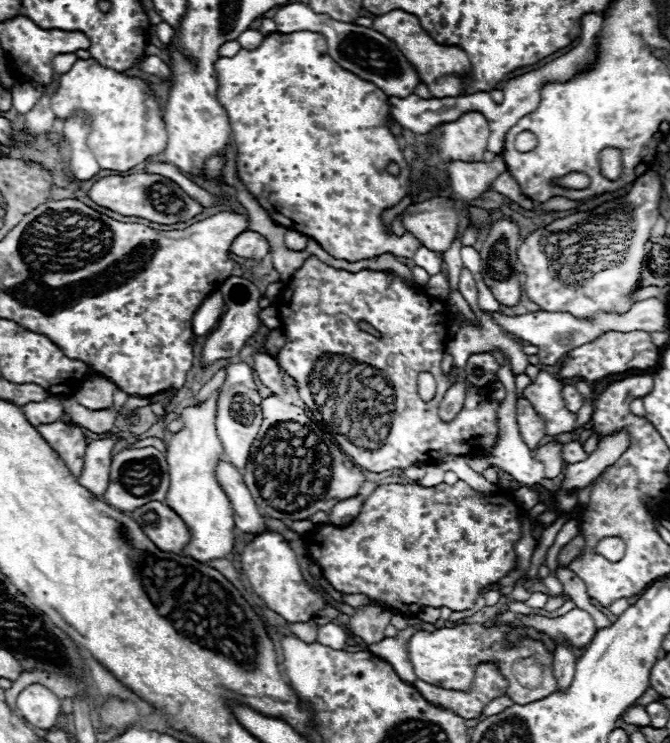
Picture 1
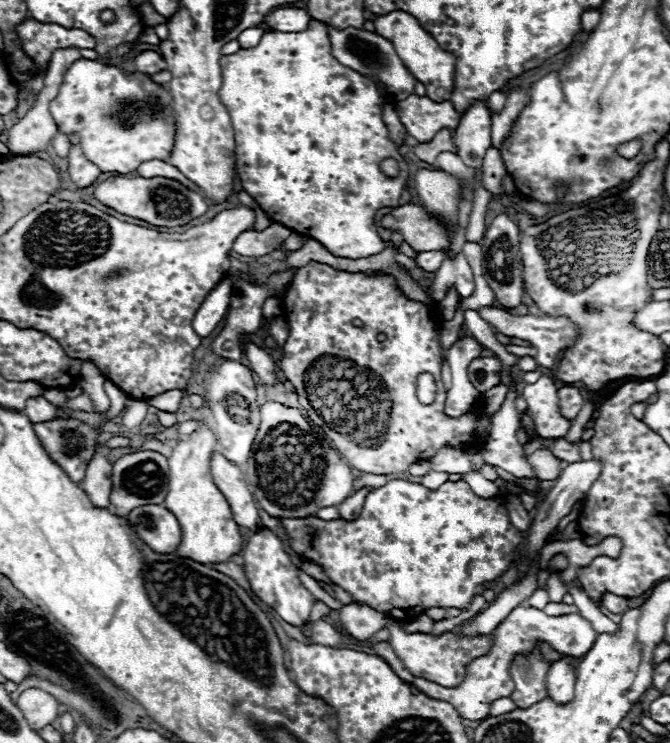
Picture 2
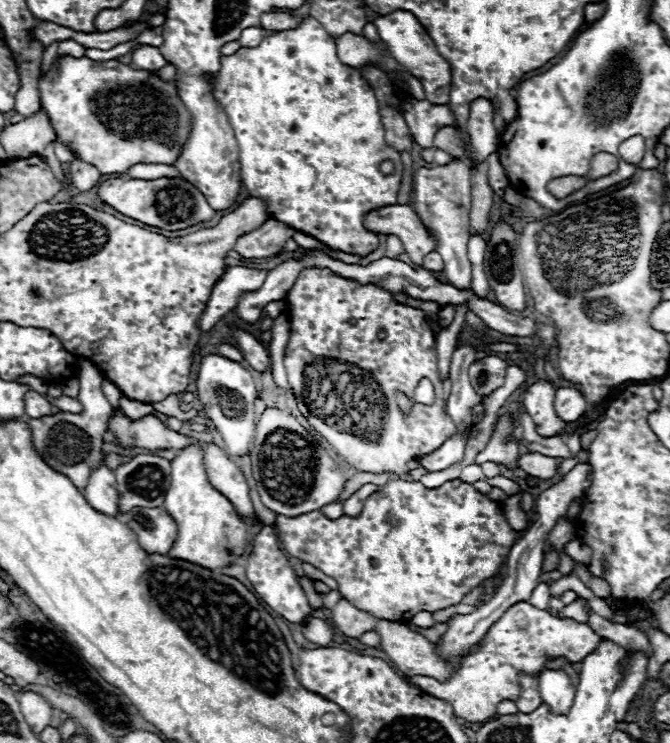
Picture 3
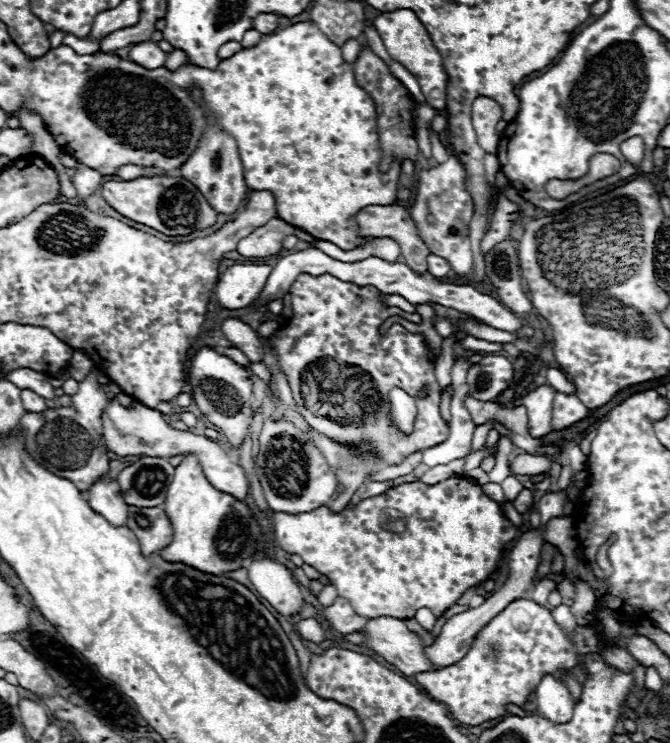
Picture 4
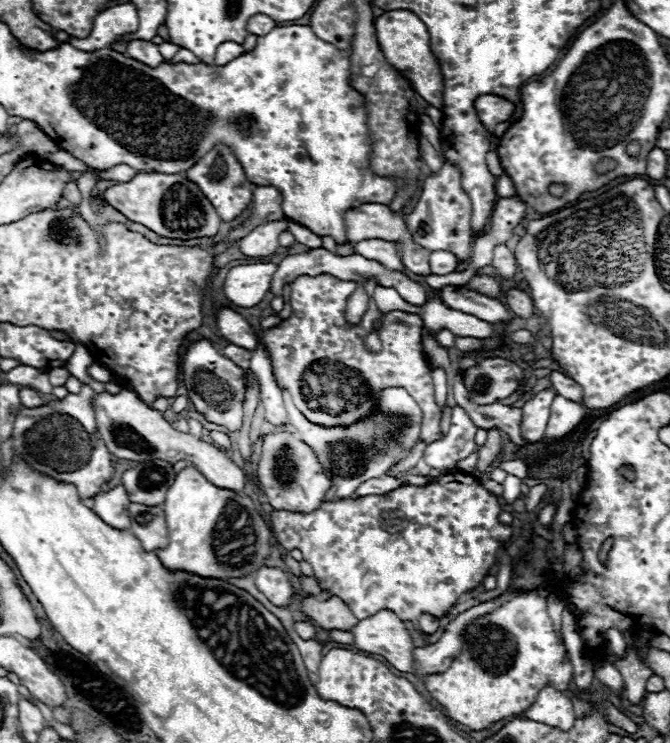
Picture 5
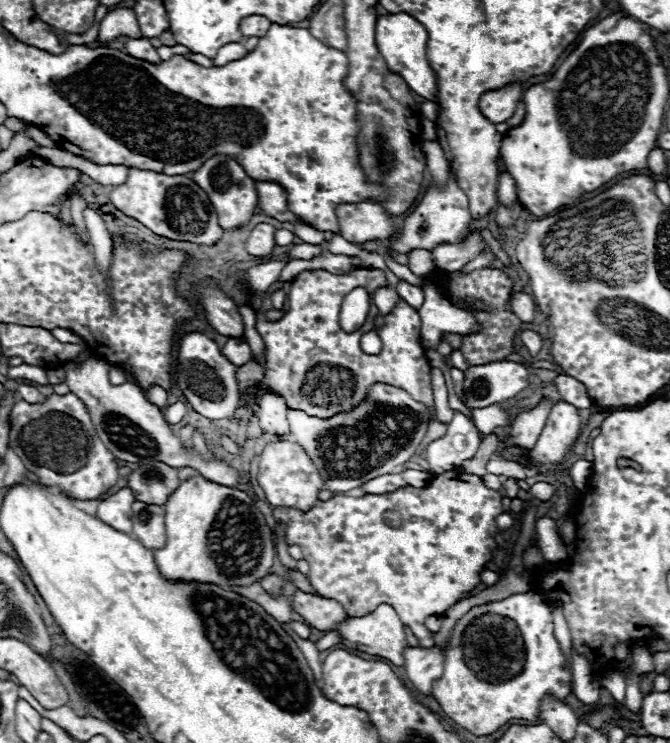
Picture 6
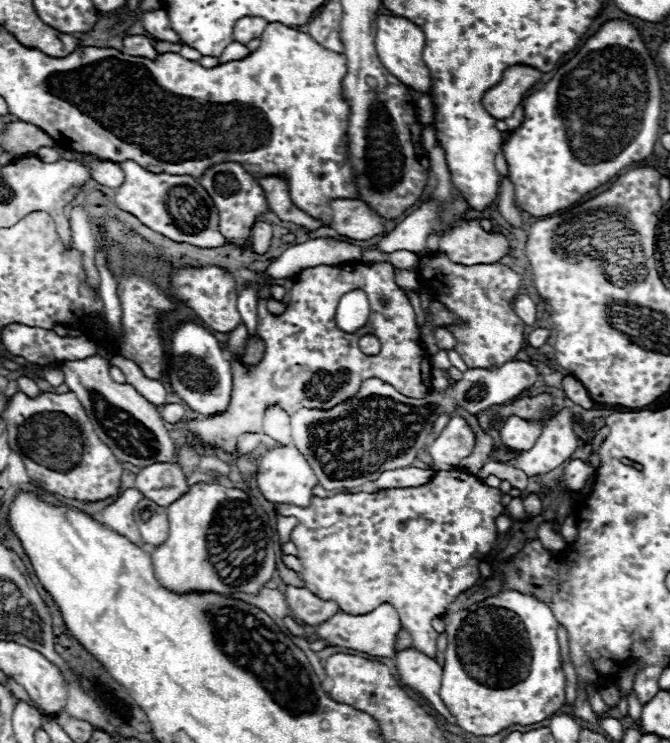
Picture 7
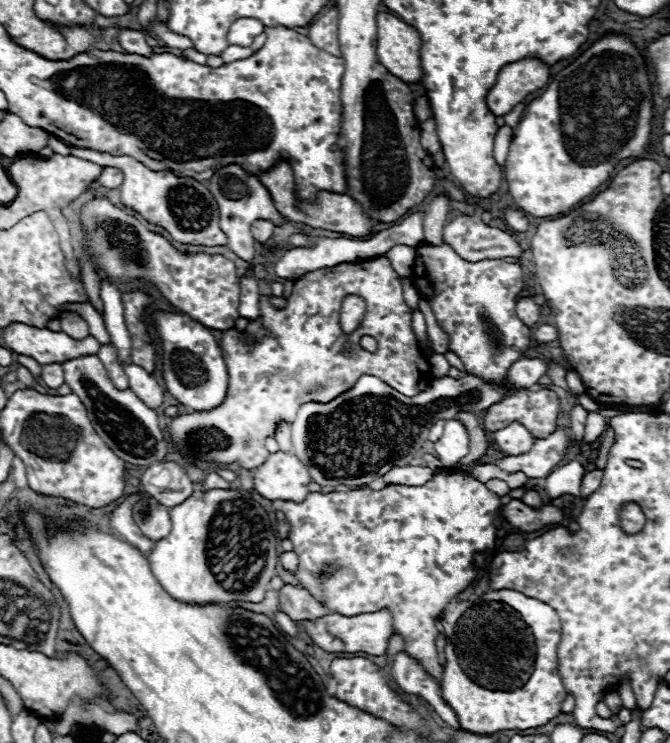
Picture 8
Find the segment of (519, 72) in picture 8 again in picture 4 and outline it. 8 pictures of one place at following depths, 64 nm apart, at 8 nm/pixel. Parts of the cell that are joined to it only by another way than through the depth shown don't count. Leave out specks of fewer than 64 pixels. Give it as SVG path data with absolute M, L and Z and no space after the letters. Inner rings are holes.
M480 96L472 102L472 124L478 134L478 144L490 154L496 154L498 148L500 136L496 124L502 120L502 112L502 106L488 96Z

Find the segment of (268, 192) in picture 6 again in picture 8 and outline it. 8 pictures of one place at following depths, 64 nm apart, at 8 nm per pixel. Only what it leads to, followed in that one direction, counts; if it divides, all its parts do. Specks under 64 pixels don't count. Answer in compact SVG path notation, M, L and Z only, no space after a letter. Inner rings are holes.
M284 160L278 162L276 166L272 166L270 170L266 170L264 174L260 174L260 182L268 188L278 212L292 222L300 222L300 224L306 224L306 226L312 226L312 228L326 228L326 230L334 230L334 232L344 232L344 234L350 234L350 236L368 236L368 232L374 224L374 220L368 220L368 216L364 216L364 212L360 212L360 206L352 198L344 198L342 194L318 192L314 202L296 200L294 170Z

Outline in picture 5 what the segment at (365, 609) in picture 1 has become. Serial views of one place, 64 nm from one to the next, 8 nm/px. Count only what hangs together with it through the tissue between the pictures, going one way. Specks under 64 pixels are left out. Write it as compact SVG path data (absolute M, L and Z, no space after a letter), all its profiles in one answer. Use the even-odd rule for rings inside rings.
M306 596L300 600L300 608L322 630L348 630L358 620L350 612L350 608L336 596L328 600Z

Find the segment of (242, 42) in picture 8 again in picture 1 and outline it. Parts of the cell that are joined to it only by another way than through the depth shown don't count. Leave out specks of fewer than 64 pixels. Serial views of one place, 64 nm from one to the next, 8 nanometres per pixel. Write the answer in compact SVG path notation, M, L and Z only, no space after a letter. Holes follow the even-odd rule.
M300 2L282 6L274 14L272 20L276 24L276 30L282 32L282 34L300 32L300 30L320 32L328 40L328 54L332 56L332 60L336 60L336 64L340 64L344 70L354 72L362 80L374 82L382 92L386 92L386 96L406 98L422 82L418 78L414 66L402 56L402 52L396 48L396 44L390 38L386 38L384 34L380 34L372 28L364 28L364 26L358 26L358 24L340 24L340 22L328 18L328 16L314 14L306 4L300 4Z

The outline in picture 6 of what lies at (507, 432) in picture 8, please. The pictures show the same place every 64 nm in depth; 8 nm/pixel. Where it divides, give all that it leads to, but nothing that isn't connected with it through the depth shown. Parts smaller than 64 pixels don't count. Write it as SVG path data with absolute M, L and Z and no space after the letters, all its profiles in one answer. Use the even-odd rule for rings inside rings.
M542 400L532 410L520 412L508 430L508 436L514 442L514 446L528 448L528 450L534 448L546 420L548 420L548 414L550 414L550 400Z

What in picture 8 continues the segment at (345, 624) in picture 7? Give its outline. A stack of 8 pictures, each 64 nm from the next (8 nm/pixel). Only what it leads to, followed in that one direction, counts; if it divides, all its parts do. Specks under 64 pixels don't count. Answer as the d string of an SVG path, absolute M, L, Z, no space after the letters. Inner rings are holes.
M378 610L360 616L342 616L334 612L320 616L316 620L302 620L300 624L304 632L312 638L312 642L326 652L348 652L348 654L366 652L372 656L382 656L386 654L386 646L392 636L392 616L388 610Z

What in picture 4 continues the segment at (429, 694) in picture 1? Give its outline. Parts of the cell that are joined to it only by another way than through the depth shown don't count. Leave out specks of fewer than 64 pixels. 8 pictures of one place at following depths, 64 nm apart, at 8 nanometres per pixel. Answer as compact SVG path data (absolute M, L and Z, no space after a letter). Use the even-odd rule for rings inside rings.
M520 598L508 604L476 634L460 662L438 672L416 674L416 680L436 702L446 704L456 720L480 726L486 720L506 716L508 704L522 708L546 674L564 680L564 672L576 666L576 648L588 654L601 651L605 645L589 626L577 626L573 636L567 636L554 622L550 610L534 600Z

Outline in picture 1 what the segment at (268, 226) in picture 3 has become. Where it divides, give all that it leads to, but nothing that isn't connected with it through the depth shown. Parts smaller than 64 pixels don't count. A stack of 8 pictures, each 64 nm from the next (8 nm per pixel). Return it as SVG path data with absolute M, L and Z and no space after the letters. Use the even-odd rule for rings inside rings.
M246 230L240 236L236 236L236 240L230 246L230 252L250 260L262 260L270 252L270 244L262 234Z

